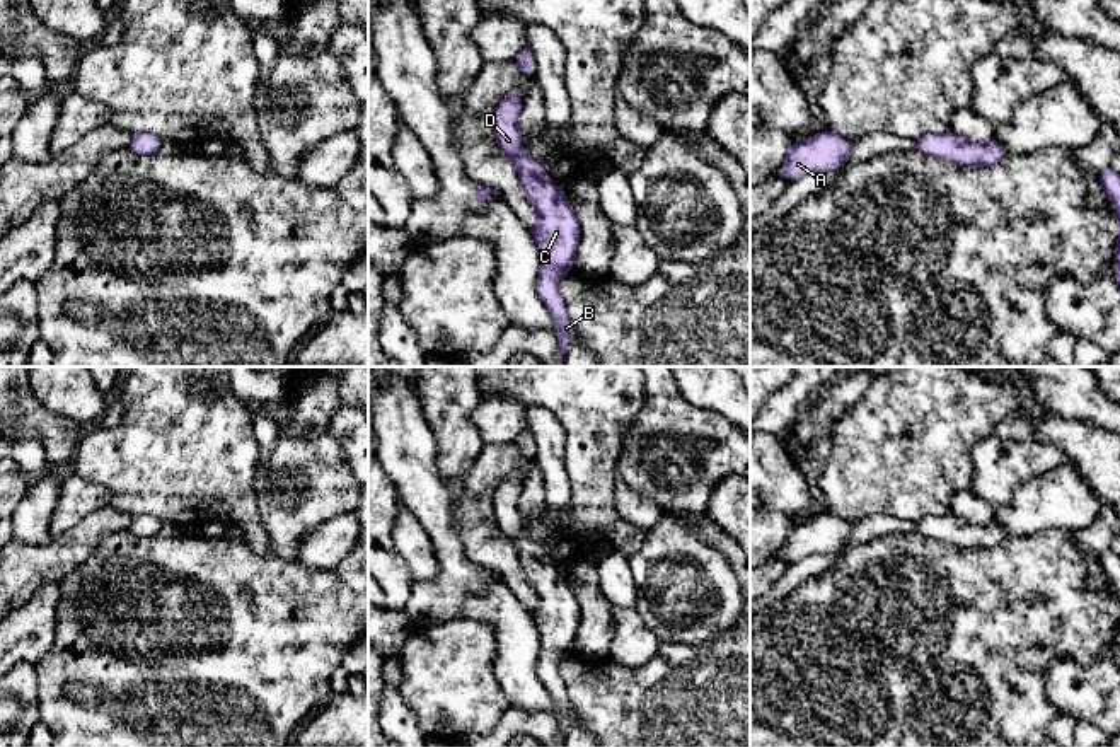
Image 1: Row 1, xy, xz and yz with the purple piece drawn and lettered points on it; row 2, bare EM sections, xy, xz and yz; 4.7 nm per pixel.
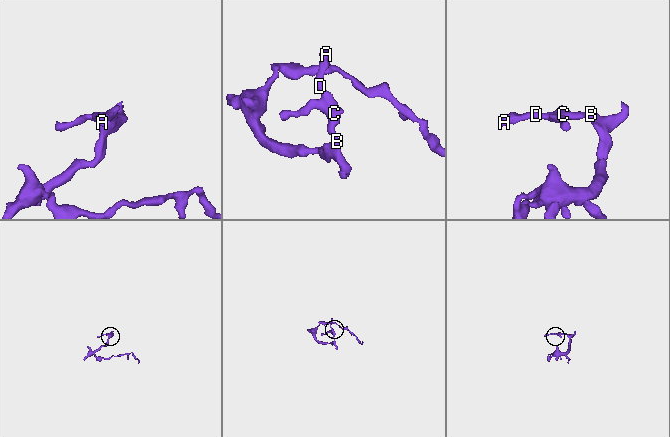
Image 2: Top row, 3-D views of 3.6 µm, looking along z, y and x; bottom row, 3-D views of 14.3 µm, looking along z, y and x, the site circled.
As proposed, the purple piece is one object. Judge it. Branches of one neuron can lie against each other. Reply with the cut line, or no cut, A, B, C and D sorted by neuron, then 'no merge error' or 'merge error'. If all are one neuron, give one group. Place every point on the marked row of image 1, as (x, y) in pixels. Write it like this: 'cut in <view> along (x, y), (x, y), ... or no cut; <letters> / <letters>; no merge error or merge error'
no cut; A B C D; no merge error

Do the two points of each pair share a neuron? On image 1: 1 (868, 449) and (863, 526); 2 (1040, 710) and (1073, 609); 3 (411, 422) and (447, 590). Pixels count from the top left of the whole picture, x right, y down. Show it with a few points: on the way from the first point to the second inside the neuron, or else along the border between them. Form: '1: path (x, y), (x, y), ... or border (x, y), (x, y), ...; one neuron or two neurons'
1: border (904, 519), (865, 515), (851, 522); two neurons
2: path (1015, 677), (1008, 671), (1006, 645), (1040, 611); one neuron
3: path (413, 464), (421, 488), (432, 498), (447, 548); one neuron

